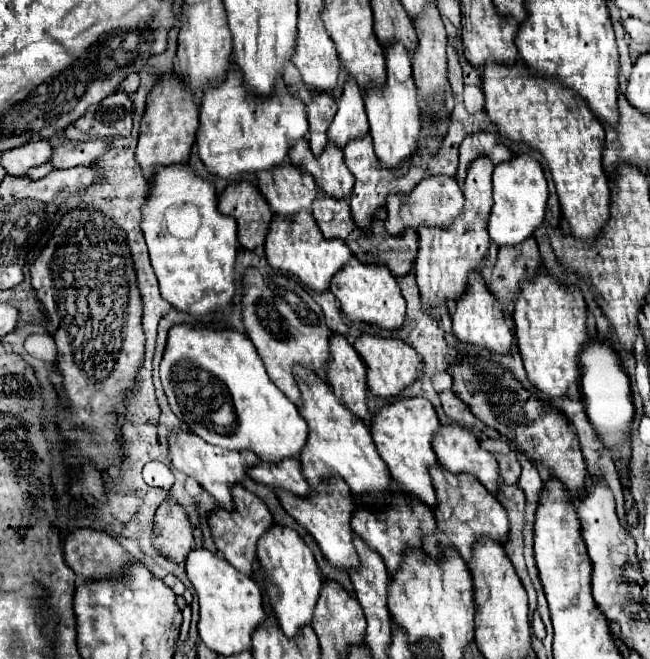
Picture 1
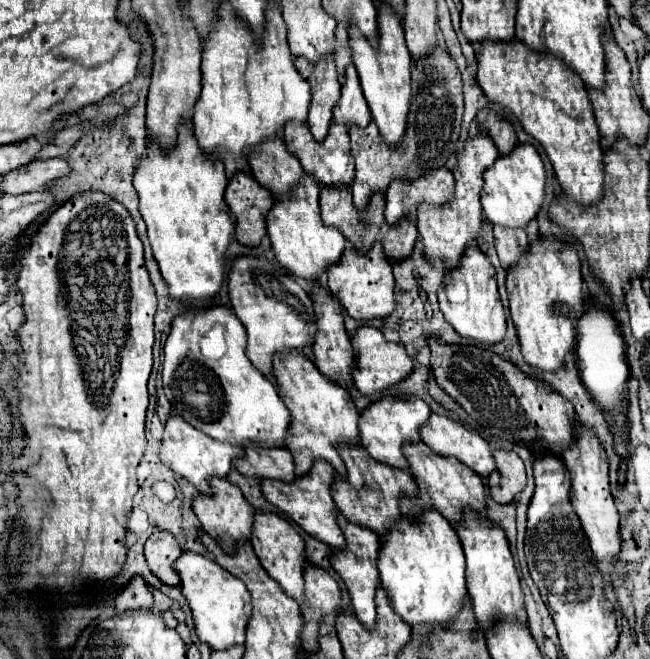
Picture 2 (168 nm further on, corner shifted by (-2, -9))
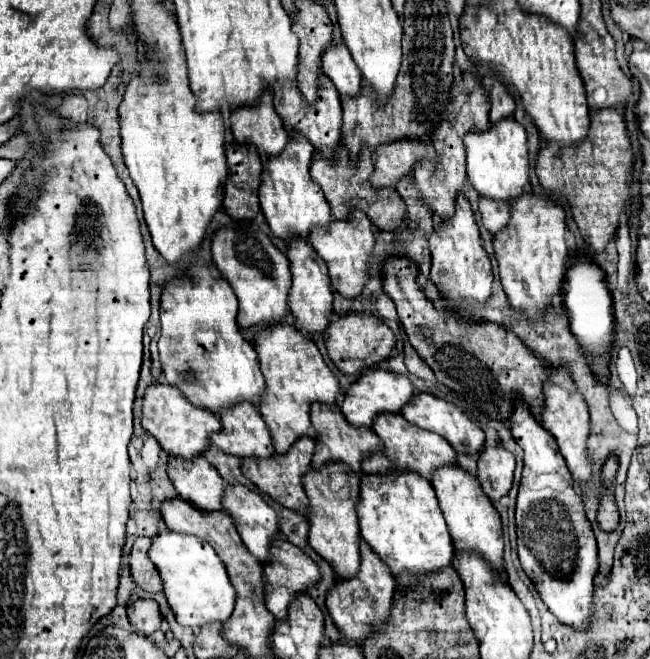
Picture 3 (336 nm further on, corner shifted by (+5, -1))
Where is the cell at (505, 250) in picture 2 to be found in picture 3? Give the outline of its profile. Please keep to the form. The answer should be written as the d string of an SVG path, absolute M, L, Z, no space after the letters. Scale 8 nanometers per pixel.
M480 200L480 214L482 214L482 224L490 234L500 232L508 220L510 220L510 204L494 204L494 200Z

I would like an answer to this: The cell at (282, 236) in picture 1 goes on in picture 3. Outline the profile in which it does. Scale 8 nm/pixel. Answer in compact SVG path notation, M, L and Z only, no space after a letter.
M290 136L286 148L282 150L282 156L264 160L264 170L260 176L260 206L272 232L282 240L288 240L292 234L306 238L310 228L326 228L332 220L332 212L322 190L310 178L312 154L314 146L310 144L310 140L304 140L304 136Z

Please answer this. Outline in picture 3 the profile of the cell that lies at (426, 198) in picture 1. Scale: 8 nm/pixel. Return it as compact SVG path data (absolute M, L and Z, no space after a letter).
M398 140L398 144L384 144L374 150L374 172L370 182L374 188L394 188L402 176L406 176L416 162L426 158L436 158L436 152L430 144L422 144L422 140Z

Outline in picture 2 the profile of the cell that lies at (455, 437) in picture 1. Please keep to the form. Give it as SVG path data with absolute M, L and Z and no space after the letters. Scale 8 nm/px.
M433 414L421 428L421 440L439 456L457 458L481 478L487 478L495 468L489 444L447 416Z

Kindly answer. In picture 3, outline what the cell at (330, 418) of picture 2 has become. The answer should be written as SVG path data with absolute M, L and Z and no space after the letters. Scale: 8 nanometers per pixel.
M274 324L274 328L258 330L254 336L254 348L266 378L266 392L262 392L258 412L270 430L276 452L284 454L300 436L316 438L316 430L310 424L310 404L336 404L340 386L332 370L326 366L318 346L288 324Z

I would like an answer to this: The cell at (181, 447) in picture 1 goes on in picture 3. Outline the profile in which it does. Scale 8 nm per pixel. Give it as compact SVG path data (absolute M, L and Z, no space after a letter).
M154 382L146 388L146 394L142 398L142 426L148 434L152 434L158 444L170 454L170 456L180 456L184 460L192 460L194 456L200 456L208 444L210 444L210 434L222 430L220 418L214 416L212 412L206 412L206 408L194 408L182 394L168 384Z

